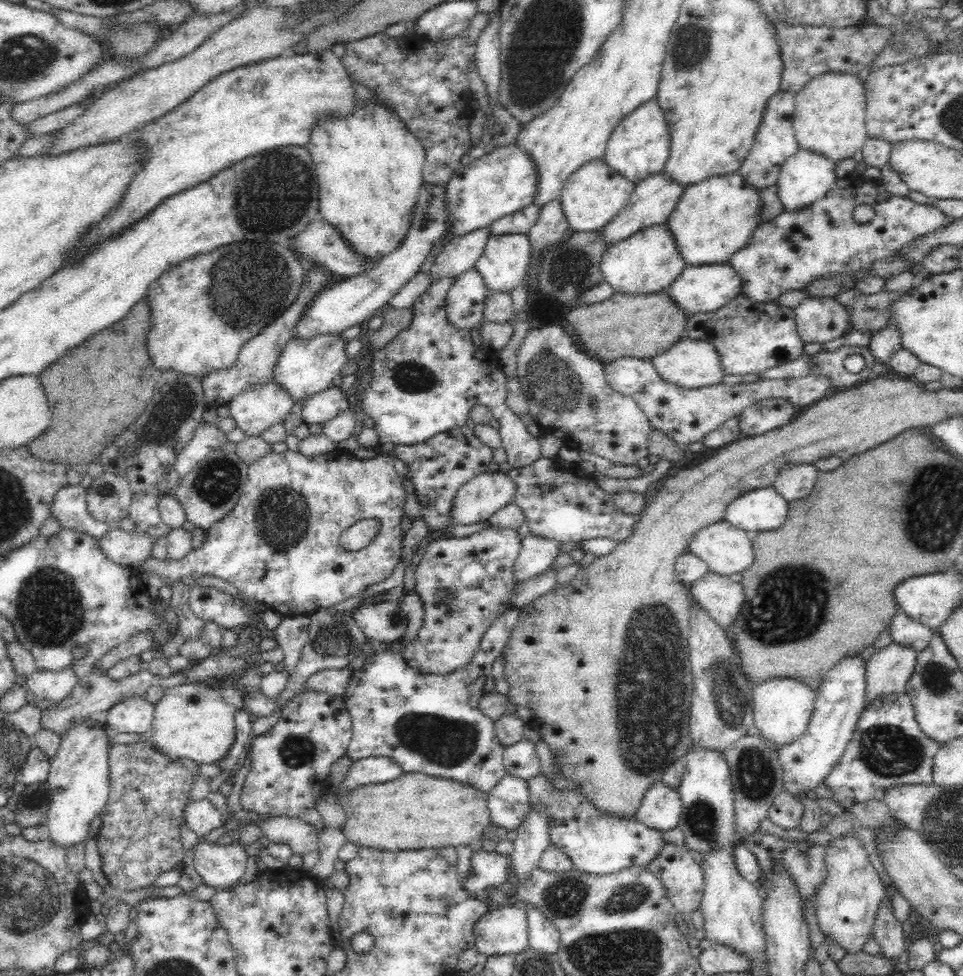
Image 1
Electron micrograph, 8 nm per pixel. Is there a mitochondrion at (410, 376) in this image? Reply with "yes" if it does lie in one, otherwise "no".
yes

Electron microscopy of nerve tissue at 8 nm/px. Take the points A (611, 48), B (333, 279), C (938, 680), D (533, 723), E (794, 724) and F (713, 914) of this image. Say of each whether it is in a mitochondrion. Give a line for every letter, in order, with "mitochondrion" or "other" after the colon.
A: other
B: other
C: mitochondrion
D: other
E: other
F: other

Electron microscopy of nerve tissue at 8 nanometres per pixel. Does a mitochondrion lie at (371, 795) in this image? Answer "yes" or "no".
no

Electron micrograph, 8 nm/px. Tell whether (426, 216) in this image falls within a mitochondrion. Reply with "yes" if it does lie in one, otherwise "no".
yes

